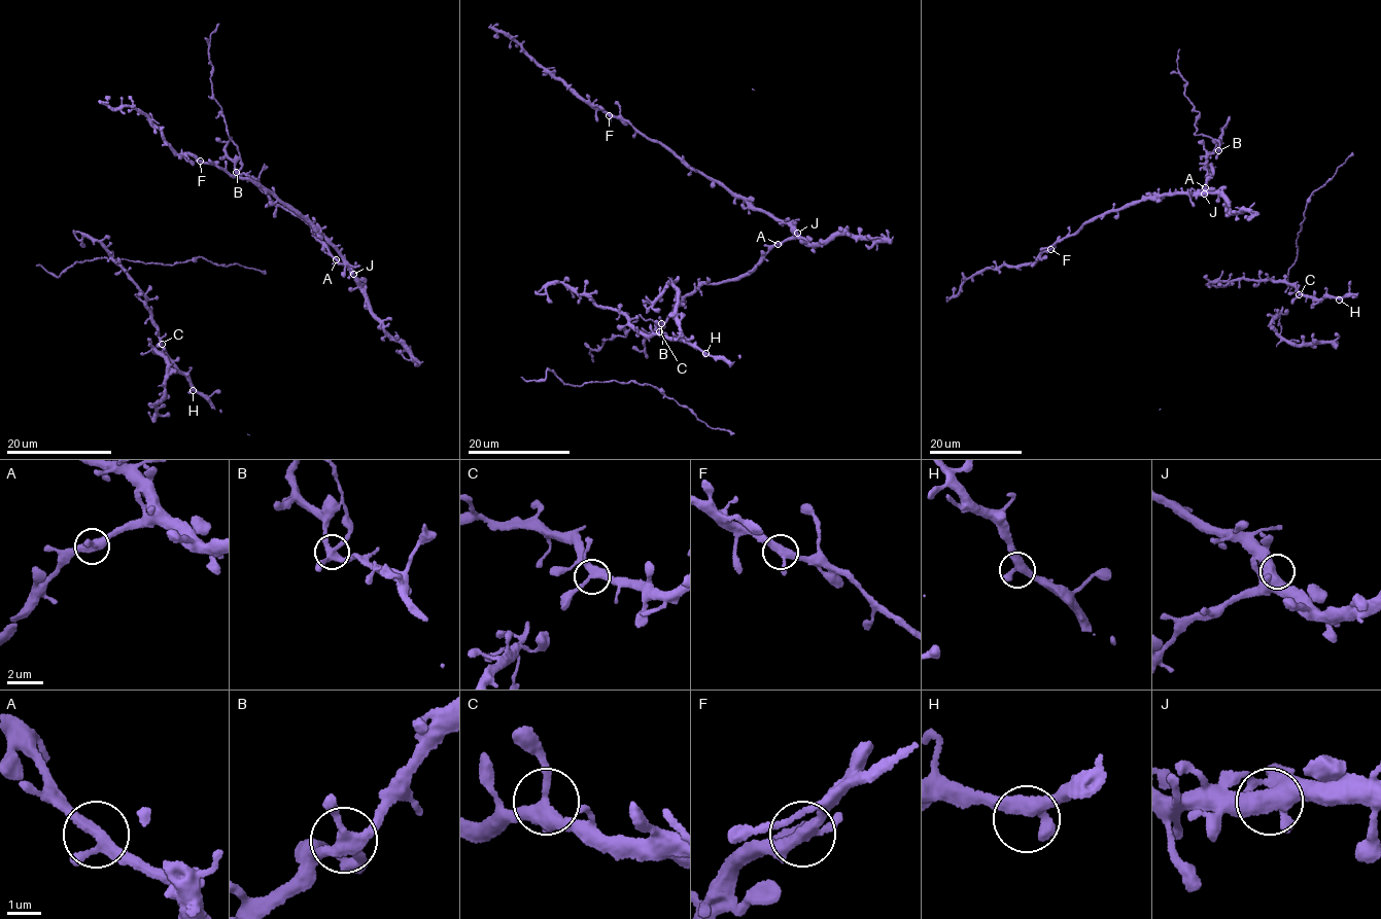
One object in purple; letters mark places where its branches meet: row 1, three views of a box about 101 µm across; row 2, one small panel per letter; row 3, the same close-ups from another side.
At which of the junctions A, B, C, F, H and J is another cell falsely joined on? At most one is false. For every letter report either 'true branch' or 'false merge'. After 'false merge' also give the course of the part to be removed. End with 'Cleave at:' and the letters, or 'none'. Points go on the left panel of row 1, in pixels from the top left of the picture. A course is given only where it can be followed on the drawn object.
A: true branch
B: false merge | (237, 172), (241, 158), (227, 134), (226, 121), (210, 81), (210, 35), (218, 23)
C: true branch
F: true branch
H: true branch
J: true branch
Cleave at: B

